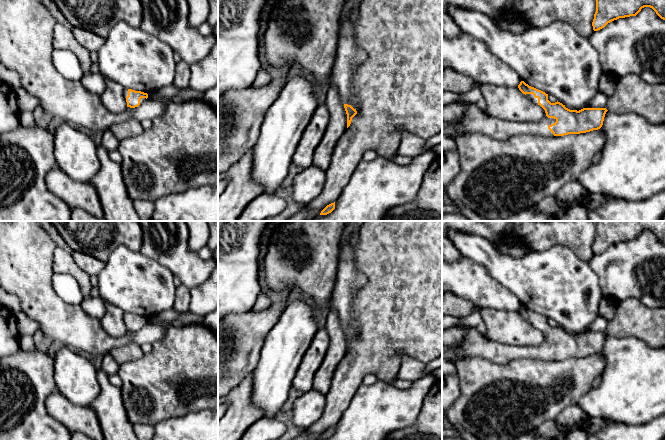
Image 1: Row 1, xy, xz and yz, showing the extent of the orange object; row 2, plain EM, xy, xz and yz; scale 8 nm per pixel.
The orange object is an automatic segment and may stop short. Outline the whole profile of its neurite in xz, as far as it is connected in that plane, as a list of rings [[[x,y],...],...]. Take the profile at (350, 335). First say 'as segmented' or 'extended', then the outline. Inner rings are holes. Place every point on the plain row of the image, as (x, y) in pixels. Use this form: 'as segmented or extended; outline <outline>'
extended; outline [[[353,232],[347,241],[343,241],[341,236],[337,279],[329,304],[329,308],[337,312],[340,324],[344,328],[347,338],[347,352],[350,350],[352,342],[357,338],[352,314],[353,293],[367,283],[366,276],[358,269],[354,261],[358,234]]]

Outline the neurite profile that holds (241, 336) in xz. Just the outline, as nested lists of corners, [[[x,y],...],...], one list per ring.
[[[282,298],[262,311],[230,314],[218,322],[218,399],[257,367],[264,340],[285,307]]]

